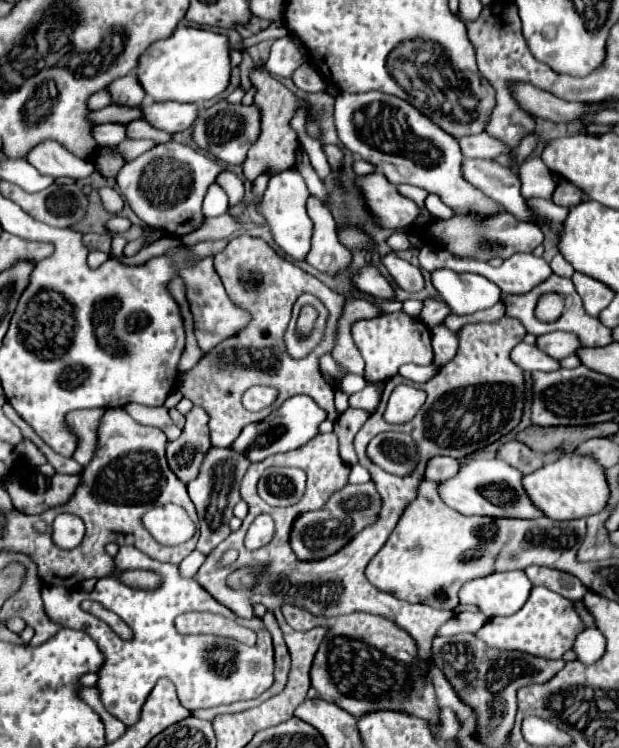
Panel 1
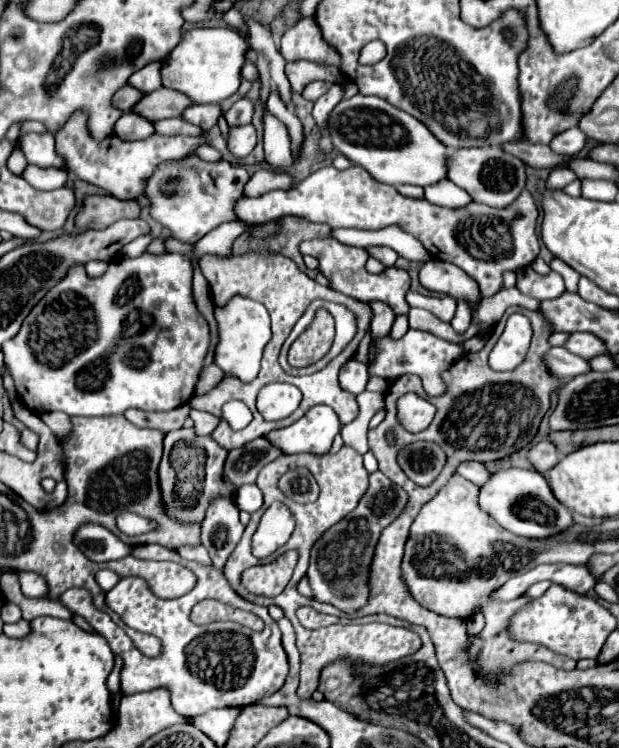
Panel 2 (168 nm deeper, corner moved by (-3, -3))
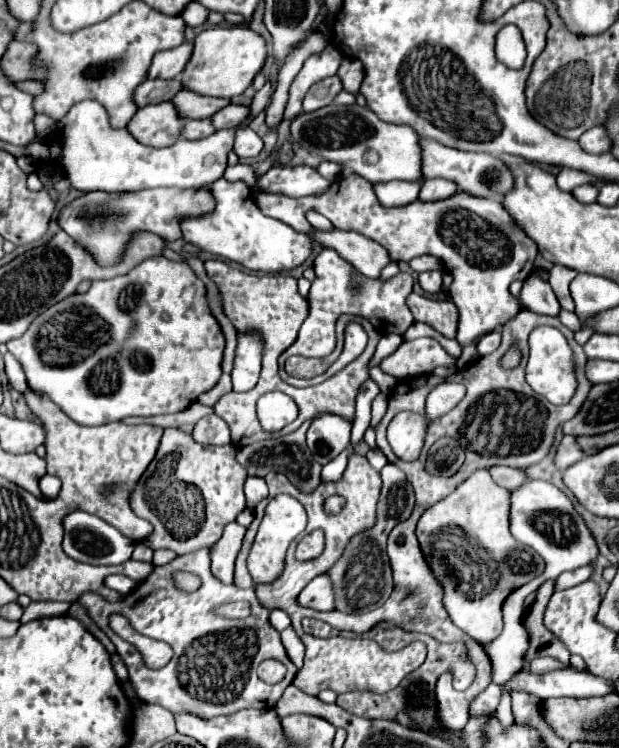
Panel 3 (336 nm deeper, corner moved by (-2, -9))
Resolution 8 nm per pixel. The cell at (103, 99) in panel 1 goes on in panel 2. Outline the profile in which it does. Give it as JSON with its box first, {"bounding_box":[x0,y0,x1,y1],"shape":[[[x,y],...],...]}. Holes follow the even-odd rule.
{"bounding_box":[111,86,143,112],"shape":[[[123,86],[123,88],[119,88],[119,92],[115,92],[115,96],[113,96],[111,102],[115,104],[115,108],[127,112],[141,96],[143,96],[143,92],[135,90],[135,88],[131,88],[131,86]]]}

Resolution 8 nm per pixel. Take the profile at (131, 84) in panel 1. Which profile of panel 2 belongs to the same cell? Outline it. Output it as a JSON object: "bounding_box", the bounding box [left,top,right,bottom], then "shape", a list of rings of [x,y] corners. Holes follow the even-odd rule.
{"bounding_box":[127,62,161,94],"shape":[[[151,62],[145,68],[141,68],[139,72],[135,72],[131,76],[131,80],[127,80],[127,84],[131,84],[133,88],[139,88],[139,92],[149,94],[161,86],[159,68],[161,68],[161,62]]]}

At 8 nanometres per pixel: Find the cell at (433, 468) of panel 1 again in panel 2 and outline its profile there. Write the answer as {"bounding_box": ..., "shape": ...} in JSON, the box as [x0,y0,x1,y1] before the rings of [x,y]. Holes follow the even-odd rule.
{"bounding_box":[457,462,489,486],"shape":[[[463,462],[463,464],[459,464],[457,474],[471,480],[473,484],[479,484],[479,486],[485,484],[489,478],[489,472],[481,462]]]}

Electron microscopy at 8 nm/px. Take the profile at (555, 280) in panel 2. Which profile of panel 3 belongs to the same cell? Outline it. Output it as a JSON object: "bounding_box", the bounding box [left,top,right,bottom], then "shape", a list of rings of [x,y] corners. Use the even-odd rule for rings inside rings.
{"bounding_box":[560,310,582,332],"shape":[[[562,310],[562,312],[560,312],[560,322],[562,322],[564,326],[568,326],[572,332],[582,330],[582,322],[578,320],[578,316],[576,316],[574,312],[566,312],[566,310]]]}

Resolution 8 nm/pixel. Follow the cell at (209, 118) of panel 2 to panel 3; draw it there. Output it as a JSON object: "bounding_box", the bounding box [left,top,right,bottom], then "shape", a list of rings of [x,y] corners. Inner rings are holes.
{"bounding_box":[210,106,250,130],"shape":[[[226,106],[224,110],[216,112],[210,120],[212,124],[220,130],[220,128],[236,128],[240,124],[244,124],[248,120],[248,114],[250,114],[250,108],[248,106]]]}

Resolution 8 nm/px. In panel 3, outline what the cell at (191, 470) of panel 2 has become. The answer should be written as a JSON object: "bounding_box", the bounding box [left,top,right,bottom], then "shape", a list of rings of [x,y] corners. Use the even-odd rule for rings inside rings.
{"bounding_box":[130,428,246,556],"shape":[[[166,428],[154,460],[130,494],[132,512],[154,526],[144,544],[152,550],[174,550],[178,556],[202,546],[214,546],[224,526],[234,522],[246,508],[244,480],[246,470],[236,460],[236,446],[202,446],[190,434]],[[176,480],[184,486],[172,486]]]}

